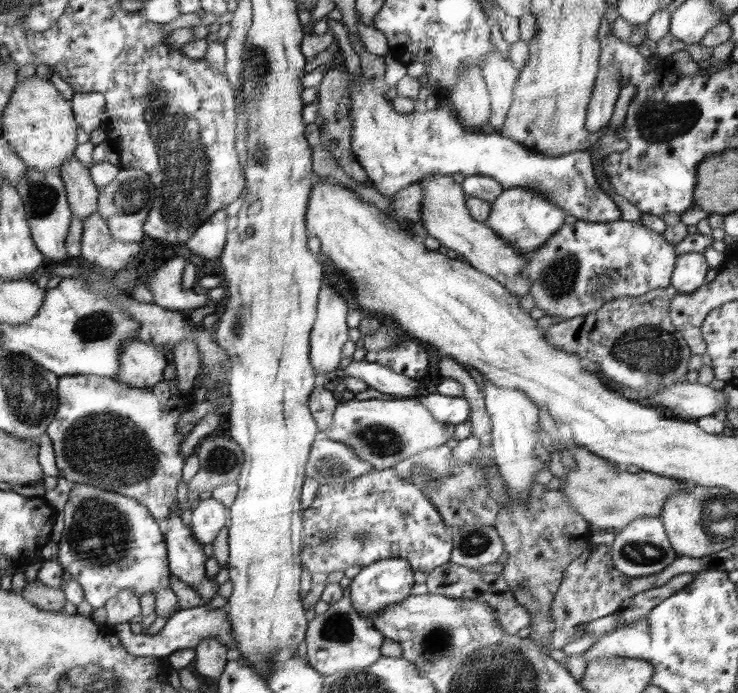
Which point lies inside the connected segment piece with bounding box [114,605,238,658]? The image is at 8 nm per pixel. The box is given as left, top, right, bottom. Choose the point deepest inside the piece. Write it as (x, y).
(184, 629)

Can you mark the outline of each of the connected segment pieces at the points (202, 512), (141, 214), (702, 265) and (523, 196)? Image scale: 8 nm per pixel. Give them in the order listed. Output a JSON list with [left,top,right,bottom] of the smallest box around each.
[[190,497,229,546],[97,168,157,242],[671,252,708,294],[486,188,566,252]]

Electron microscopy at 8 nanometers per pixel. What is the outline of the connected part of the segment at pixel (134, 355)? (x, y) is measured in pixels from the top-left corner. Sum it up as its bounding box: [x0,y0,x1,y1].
[116,339,166,389]

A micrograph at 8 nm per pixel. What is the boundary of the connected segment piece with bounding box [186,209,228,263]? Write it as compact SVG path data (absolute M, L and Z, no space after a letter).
M223 209L217 211L208 221L204 222L198 231L194 232L187 240L187 250L205 258L208 263L216 260L222 254L226 244L228 228L226 227L228 216Z

